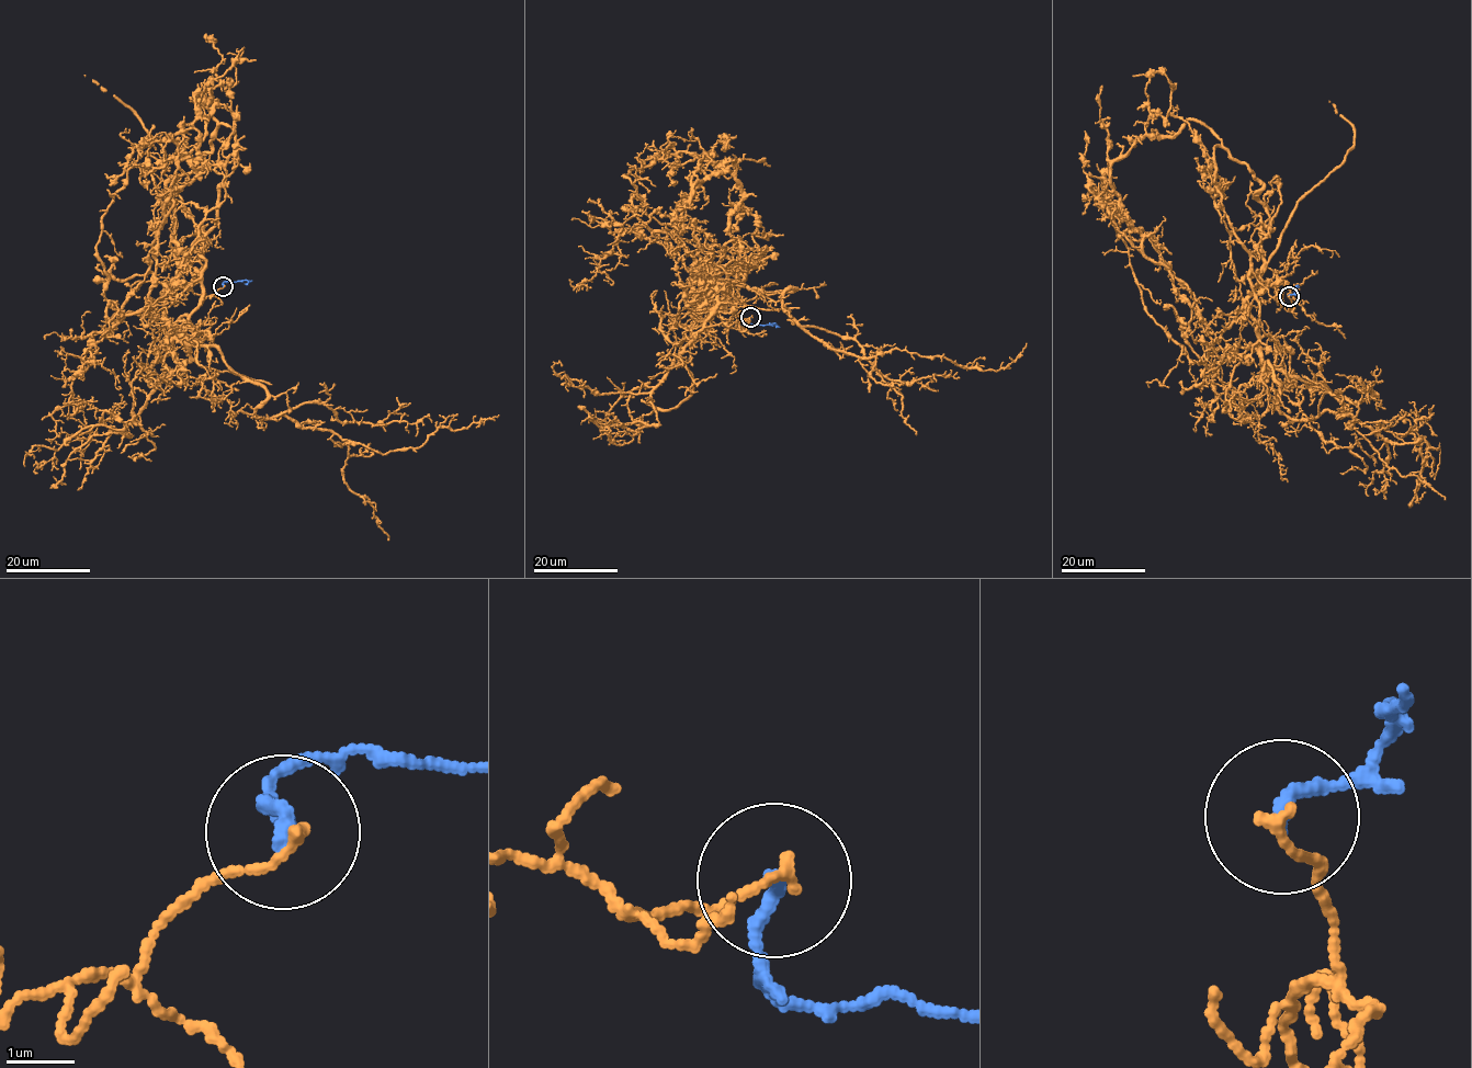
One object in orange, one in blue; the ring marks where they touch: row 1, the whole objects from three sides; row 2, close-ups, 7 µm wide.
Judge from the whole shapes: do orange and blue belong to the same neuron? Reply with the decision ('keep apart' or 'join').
keep apart

